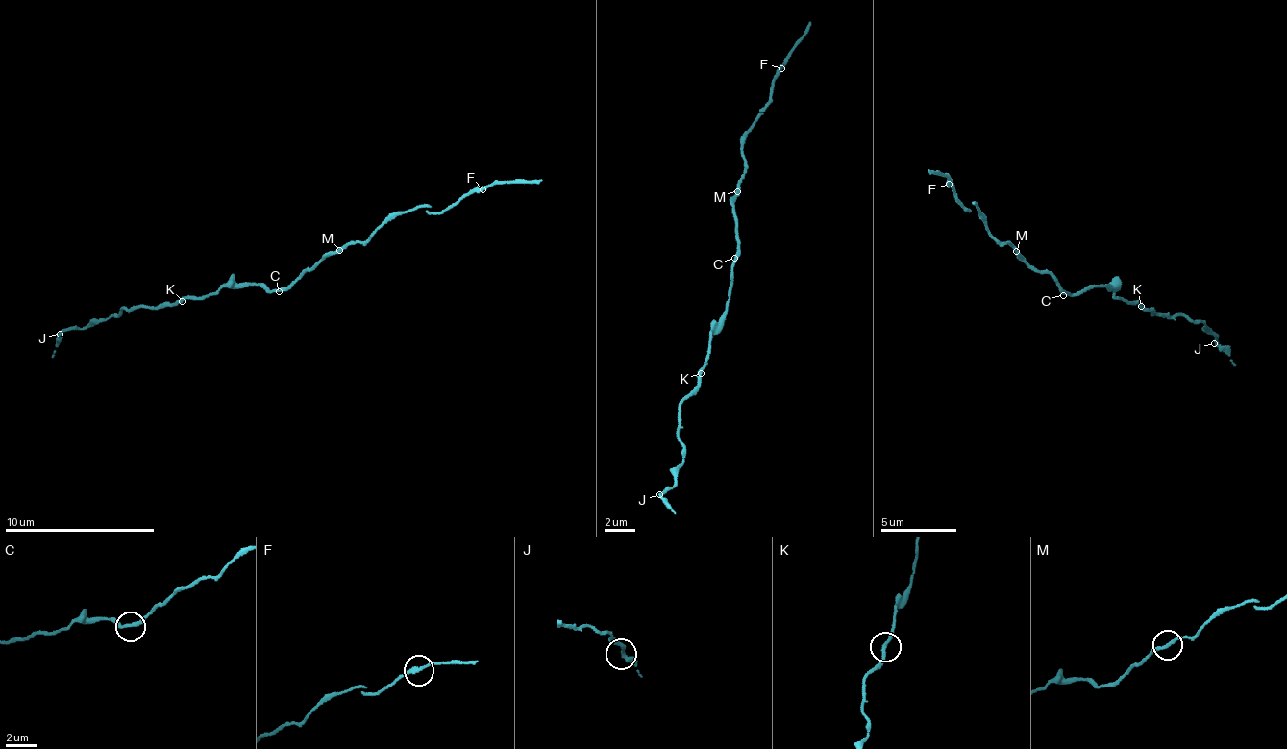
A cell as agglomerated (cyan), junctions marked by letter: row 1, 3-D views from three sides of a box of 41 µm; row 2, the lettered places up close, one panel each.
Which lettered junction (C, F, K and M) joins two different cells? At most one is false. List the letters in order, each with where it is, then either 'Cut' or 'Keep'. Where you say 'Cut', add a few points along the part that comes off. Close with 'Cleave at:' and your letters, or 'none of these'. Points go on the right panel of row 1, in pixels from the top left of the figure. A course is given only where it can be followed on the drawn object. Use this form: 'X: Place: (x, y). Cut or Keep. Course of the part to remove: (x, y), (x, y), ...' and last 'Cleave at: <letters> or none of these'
C: Place: (1063, 295). Keep
F: Place: (949, 184). Keep
K: Place: (1141, 306). Keep
M: Place: (1016, 251). Keep
Cleave at: none of these

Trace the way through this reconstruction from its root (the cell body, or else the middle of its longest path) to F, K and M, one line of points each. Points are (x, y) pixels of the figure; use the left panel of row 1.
F: (283, 288), (347, 245), (372, 236), (397, 216), (418, 208), (439, 211), (482, 190)
K: (283, 288), (265, 293), (267, 290), (259, 284), (225, 286), (204, 298), (182, 299)
M: (283, 288), (306, 271), (313, 270), (320, 262), (339, 250)

